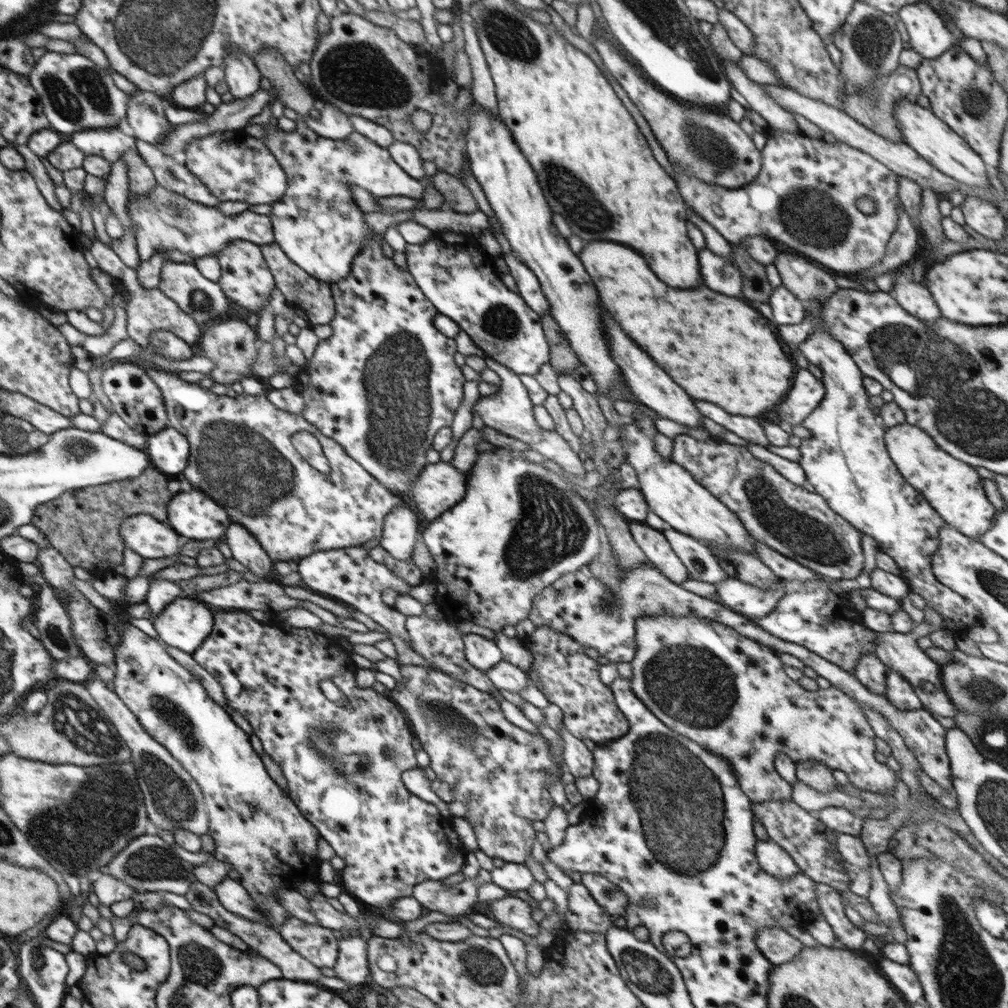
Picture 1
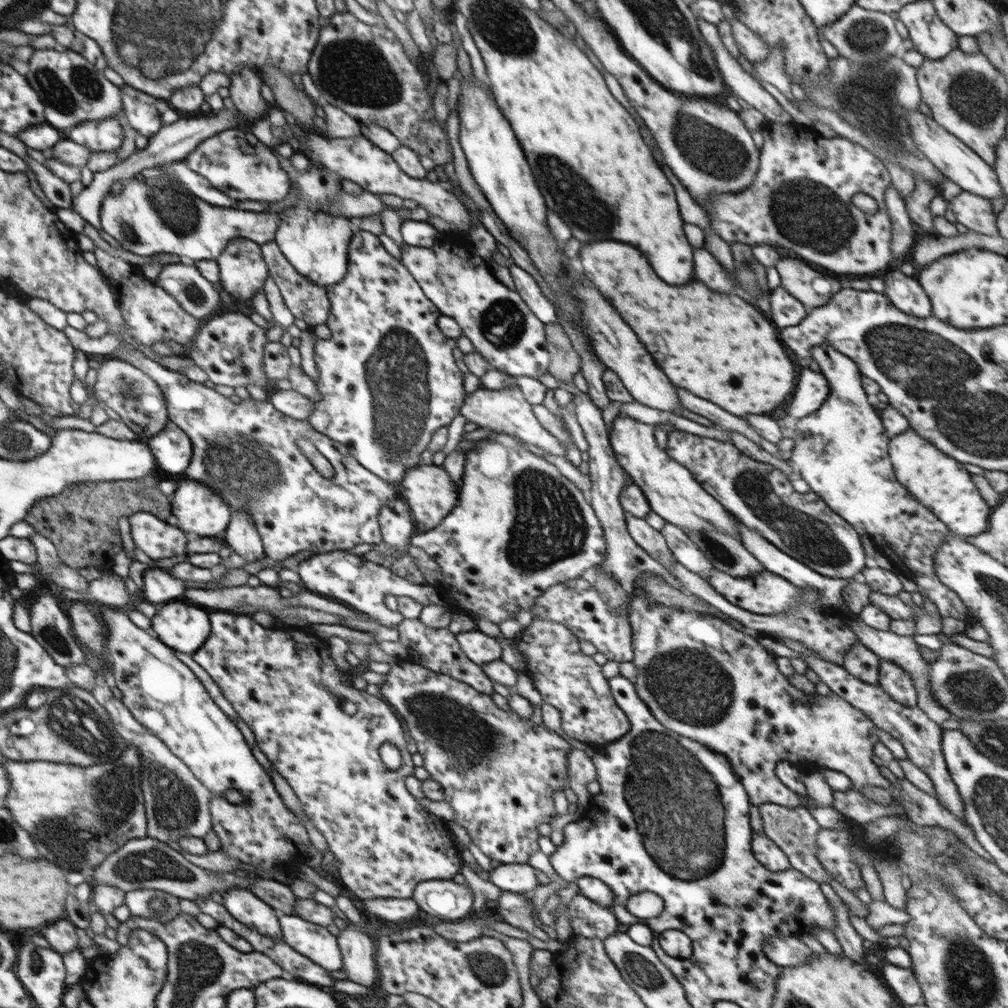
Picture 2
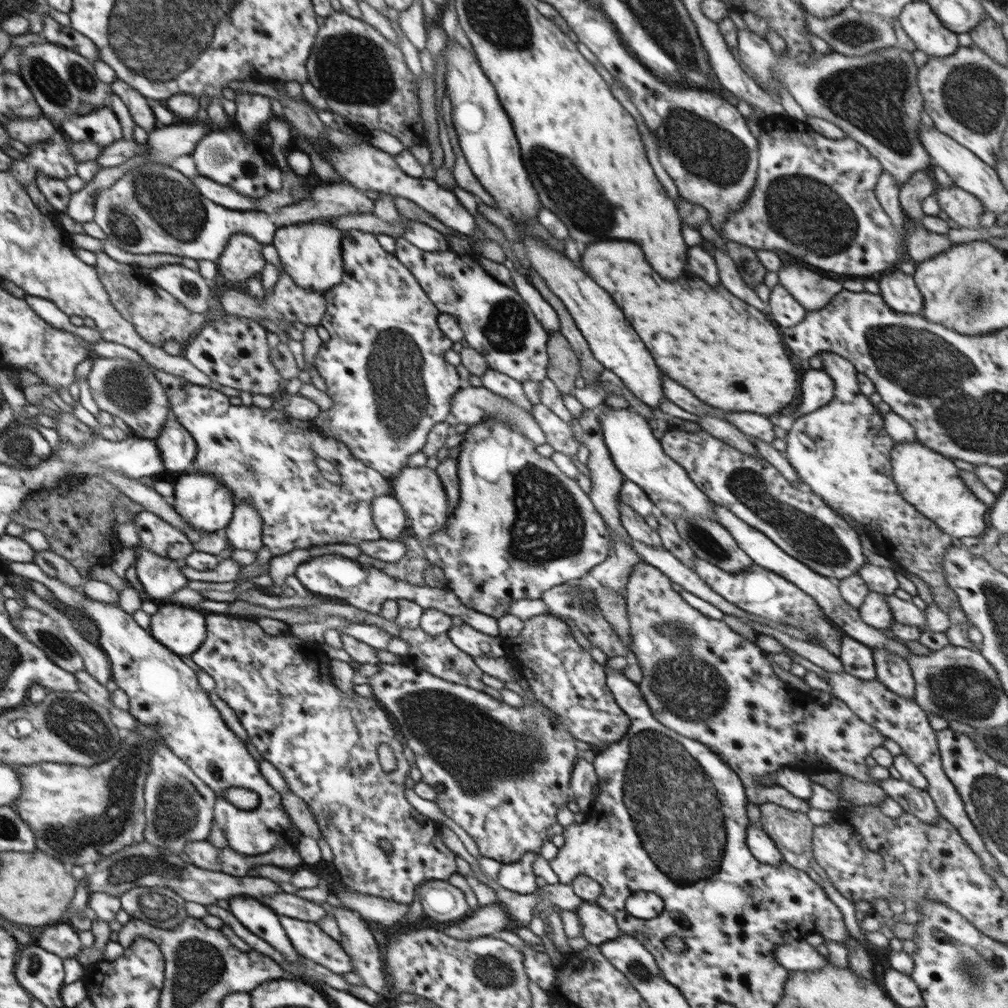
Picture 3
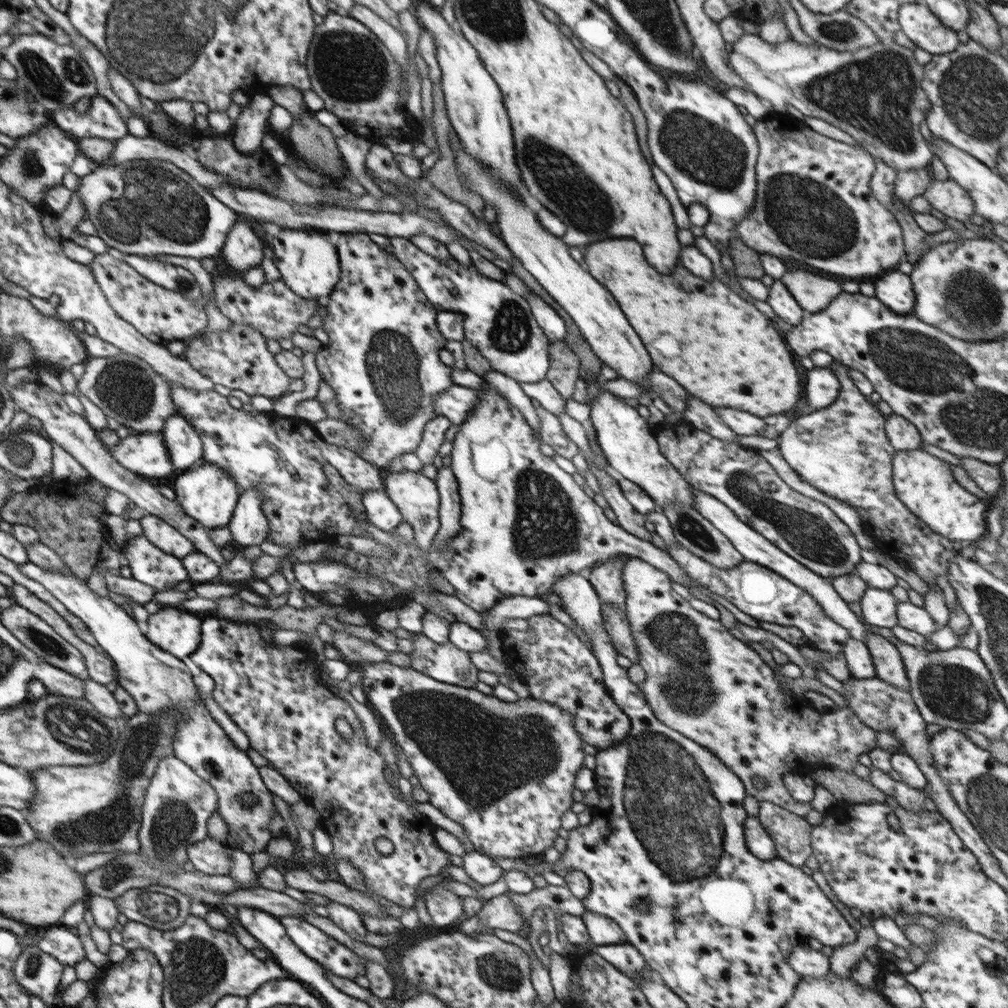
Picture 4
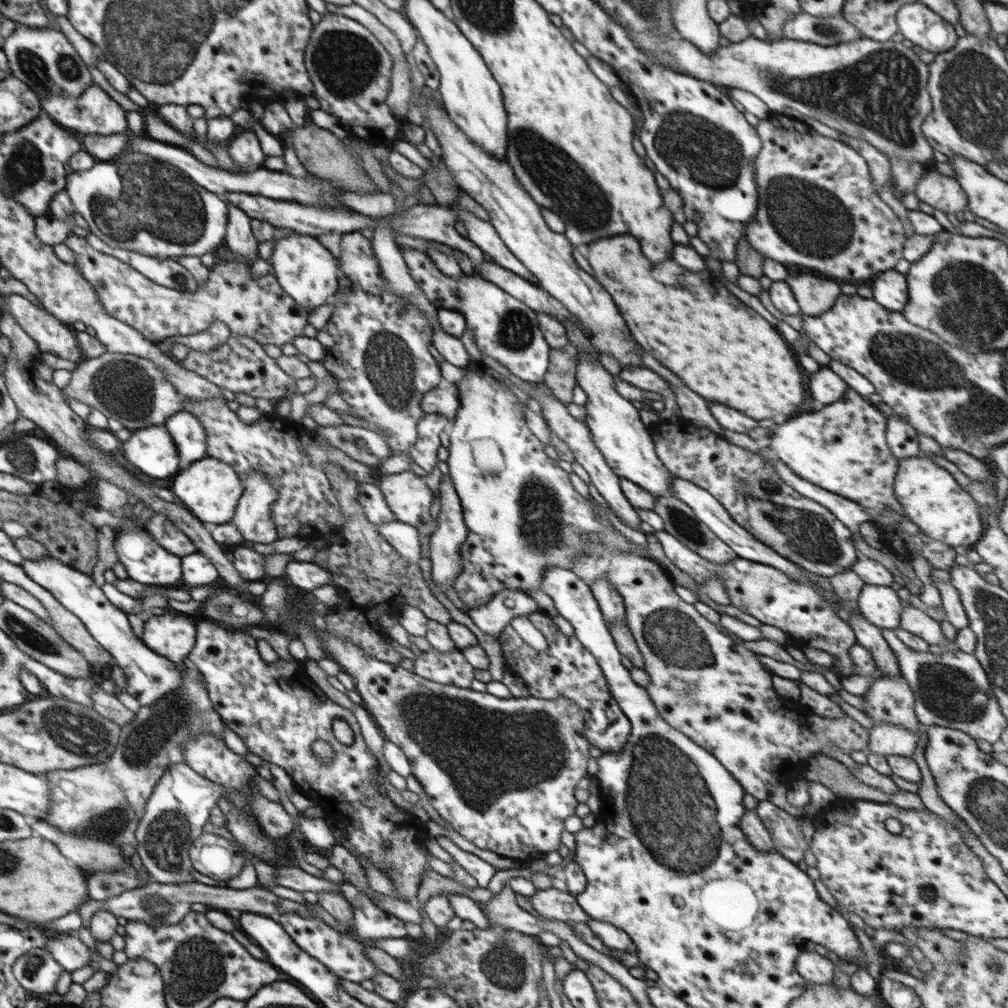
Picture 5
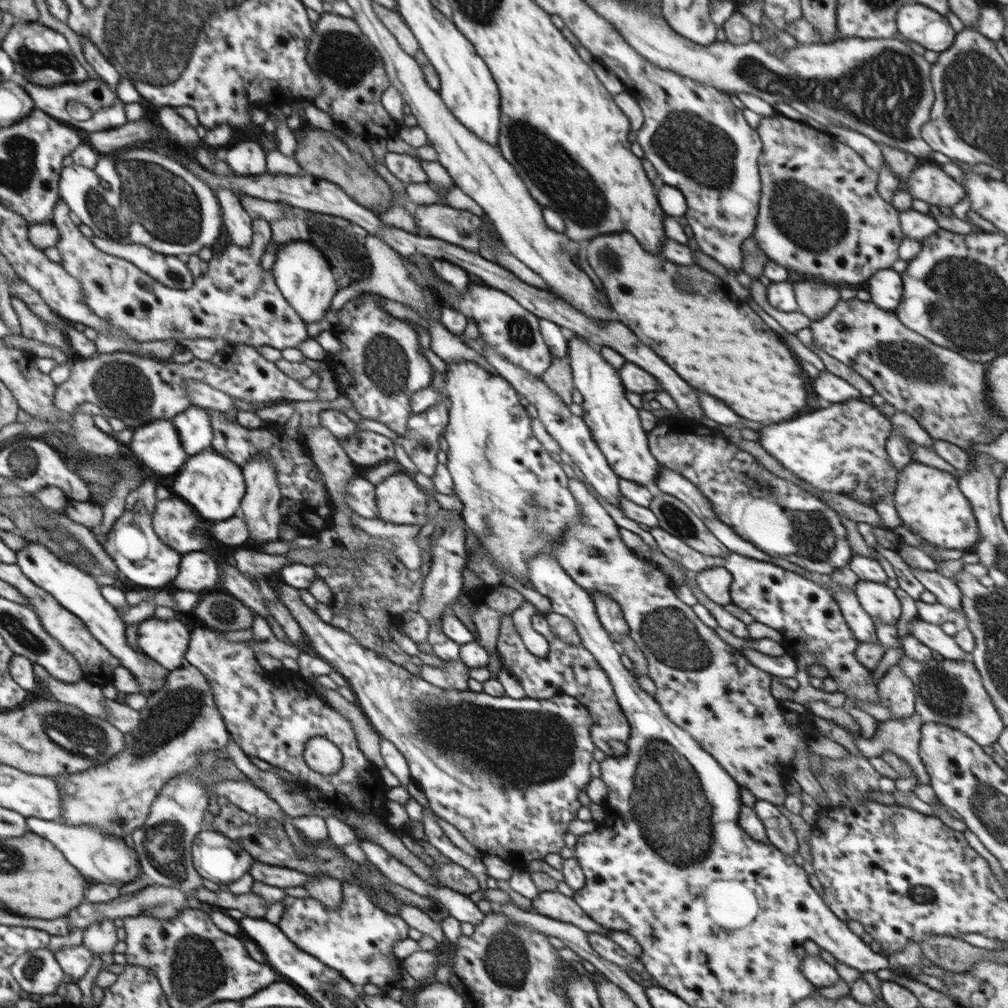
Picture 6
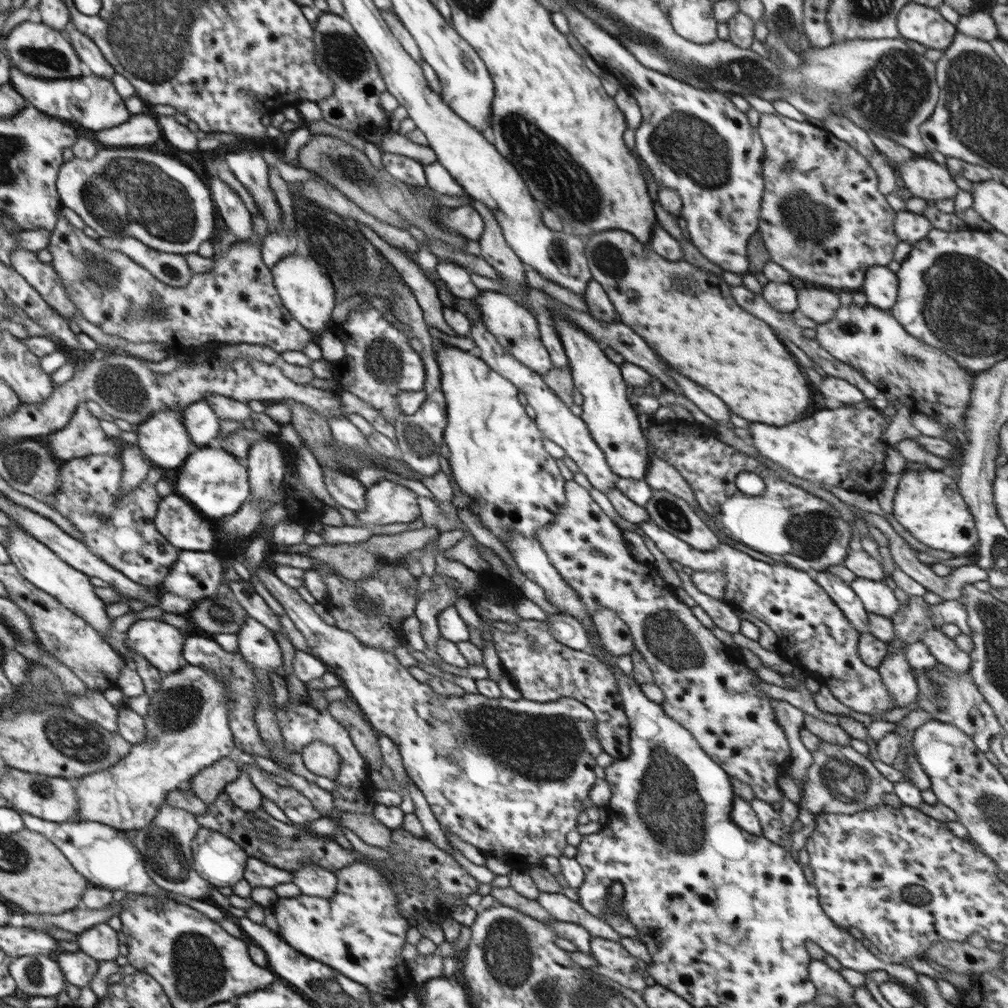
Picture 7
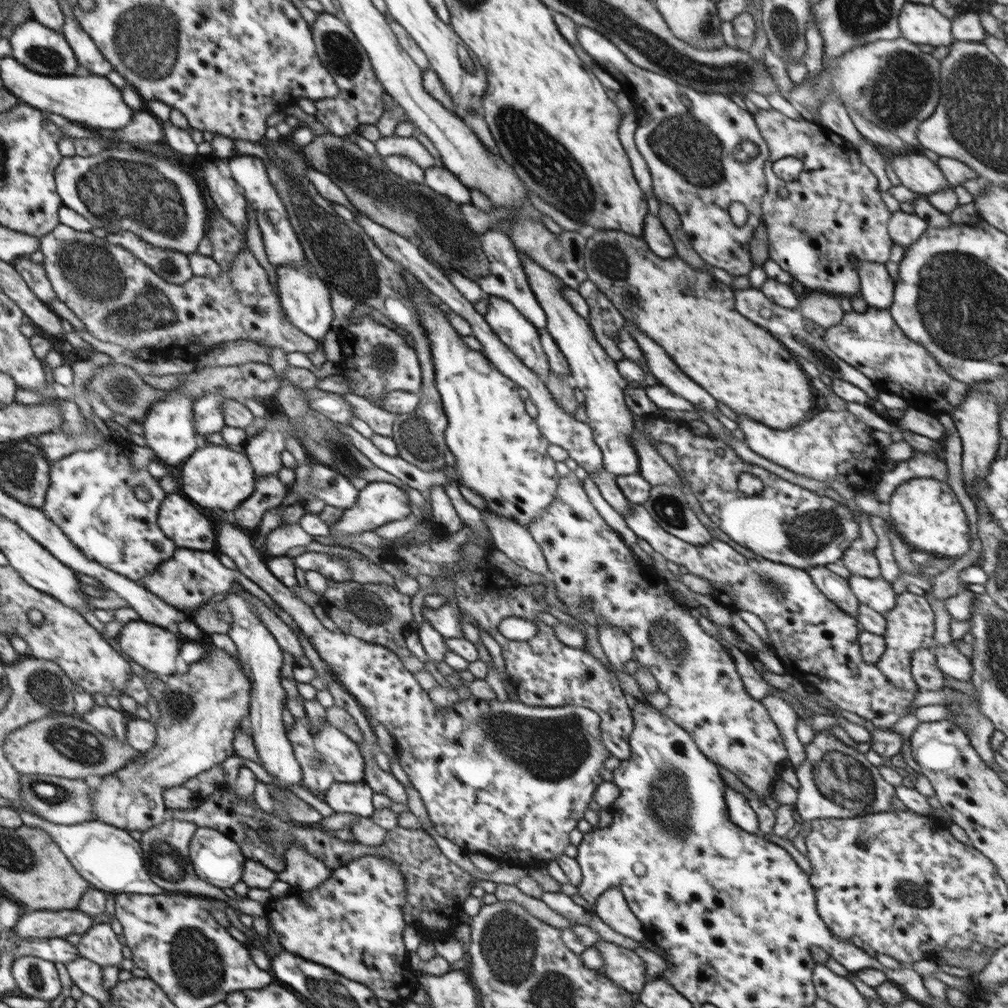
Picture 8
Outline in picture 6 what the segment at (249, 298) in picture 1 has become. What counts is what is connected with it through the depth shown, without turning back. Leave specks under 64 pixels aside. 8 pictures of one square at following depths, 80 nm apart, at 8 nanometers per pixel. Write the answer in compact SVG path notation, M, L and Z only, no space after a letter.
M217 188L215 192L221 204L223 223L230 236L231 244L240 248L250 246L254 237L252 218L244 210L238 194L227 188Z

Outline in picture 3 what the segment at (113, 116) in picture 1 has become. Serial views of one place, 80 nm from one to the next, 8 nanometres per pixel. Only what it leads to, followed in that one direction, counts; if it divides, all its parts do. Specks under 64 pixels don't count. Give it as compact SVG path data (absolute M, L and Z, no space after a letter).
M47 41L22 48L18 74L32 91L43 115L50 118L57 127L69 116L80 115L80 106L85 102L92 106L90 113L102 107L110 107L110 93L113 92L111 85L99 79L89 59L70 48Z

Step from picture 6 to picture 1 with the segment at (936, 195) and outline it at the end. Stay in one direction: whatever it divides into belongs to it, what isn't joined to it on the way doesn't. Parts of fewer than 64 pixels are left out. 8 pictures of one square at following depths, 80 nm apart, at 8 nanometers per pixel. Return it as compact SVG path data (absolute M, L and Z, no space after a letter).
M966 196L960 208L972 230L991 240L1003 240L1007 233L1007 220L996 205L976 196Z

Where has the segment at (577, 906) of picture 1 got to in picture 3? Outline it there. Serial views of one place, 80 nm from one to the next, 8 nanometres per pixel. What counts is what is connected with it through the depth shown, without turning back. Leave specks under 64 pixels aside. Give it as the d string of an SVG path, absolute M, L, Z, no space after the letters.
M583 900L575 913L582 927L582 937L593 945L600 945L623 935L614 920L615 916L596 904Z

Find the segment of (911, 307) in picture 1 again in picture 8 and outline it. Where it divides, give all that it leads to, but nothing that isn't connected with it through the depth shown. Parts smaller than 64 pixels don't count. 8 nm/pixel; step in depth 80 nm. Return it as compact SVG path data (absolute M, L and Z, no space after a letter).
M859 262L857 271L861 282L859 296L873 308L889 310L893 304L895 281L890 277L886 265L876 262Z

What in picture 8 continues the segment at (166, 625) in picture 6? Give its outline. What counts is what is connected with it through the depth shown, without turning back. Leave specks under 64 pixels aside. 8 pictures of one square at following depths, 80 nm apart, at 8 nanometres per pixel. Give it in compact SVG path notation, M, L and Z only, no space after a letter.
M142 619L127 622L116 637L134 662L166 679L176 672L176 656L184 641L177 631Z

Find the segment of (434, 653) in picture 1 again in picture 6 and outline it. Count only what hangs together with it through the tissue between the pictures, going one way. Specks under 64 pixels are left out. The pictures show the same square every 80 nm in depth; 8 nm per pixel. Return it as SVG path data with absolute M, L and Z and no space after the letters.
M461 659L445 660L445 666L442 667L423 663L419 669L419 676L438 688L453 691L468 690L468 679L471 677L469 667Z

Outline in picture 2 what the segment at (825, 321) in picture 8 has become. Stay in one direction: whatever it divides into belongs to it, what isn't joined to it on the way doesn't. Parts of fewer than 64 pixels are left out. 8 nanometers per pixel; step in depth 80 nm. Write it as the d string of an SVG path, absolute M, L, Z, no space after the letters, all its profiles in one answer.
M780 258L775 267L781 276L781 286L807 309L826 305L830 297L842 288L840 279L812 269L800 258Z

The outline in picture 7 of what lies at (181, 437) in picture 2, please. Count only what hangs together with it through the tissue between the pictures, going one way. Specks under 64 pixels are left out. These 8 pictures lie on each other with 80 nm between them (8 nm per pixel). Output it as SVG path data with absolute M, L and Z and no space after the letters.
M203 399L189 404L182 410L183 423L194 447L214 444L220 433L220 418Z

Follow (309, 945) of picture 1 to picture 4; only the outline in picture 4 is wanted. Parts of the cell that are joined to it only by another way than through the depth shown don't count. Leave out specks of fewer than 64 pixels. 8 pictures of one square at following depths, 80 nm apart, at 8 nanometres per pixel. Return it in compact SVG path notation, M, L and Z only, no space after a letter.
M282 916L278 920L292 942L308 958L320 963L326 971L352 980L356 976L365 975L363 959L344 944L338 943L302 918Z

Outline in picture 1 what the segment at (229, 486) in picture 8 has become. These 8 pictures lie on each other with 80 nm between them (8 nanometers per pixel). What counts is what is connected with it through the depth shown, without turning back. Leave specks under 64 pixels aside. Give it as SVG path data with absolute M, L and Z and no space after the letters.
M198 488L175 494L167 504L166 524L183 539L212 542L225 535L232 522L222 505Z

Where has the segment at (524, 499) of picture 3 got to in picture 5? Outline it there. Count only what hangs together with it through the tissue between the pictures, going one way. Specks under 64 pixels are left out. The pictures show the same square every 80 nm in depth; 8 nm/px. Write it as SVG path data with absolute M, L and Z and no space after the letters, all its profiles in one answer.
M466 368L464 369L464 372L466 373L465 378L461 382L456 383L456 389L461 398L459 398L460 404L457 408L455 420L451 422L448 427L448 433L450 435L448 452L450 456L447 459L447 465L449 466L449 475L452 477L456 492L461 500L464 522L468 527L467 539L464 540L460 547L462 570L456 577L454 589L458 592L459 598L469 609L488 604L495 594L504 590L524 592L527 590L538 591L540 589L540 586L538 585L540 585L540 581L543 579L541 576L543 576L543 572L545 572L547 566L556 565L560 568L570 569L577 561L577 558L581 556L581 552L587 552L585 546L597 544L597 541L601 539L602 541L606 541L610 548L620 548L623 549L624 552L631 552L632 554L654 560L648 549L639 547L634 542L631 542L624 534L614 529L613 526L605 527L602 523L599 523L597 510L593 507L593 504L589 503L589 500L585 499L584 496L573 487L570 480L571 473L564 471L554 459L549 458L545 454L542 442L532 434L533 432L528 426L521 403L516 395L512 393L510 387L507 387L504 383L496 380L491 374L488 374L485 371Z

